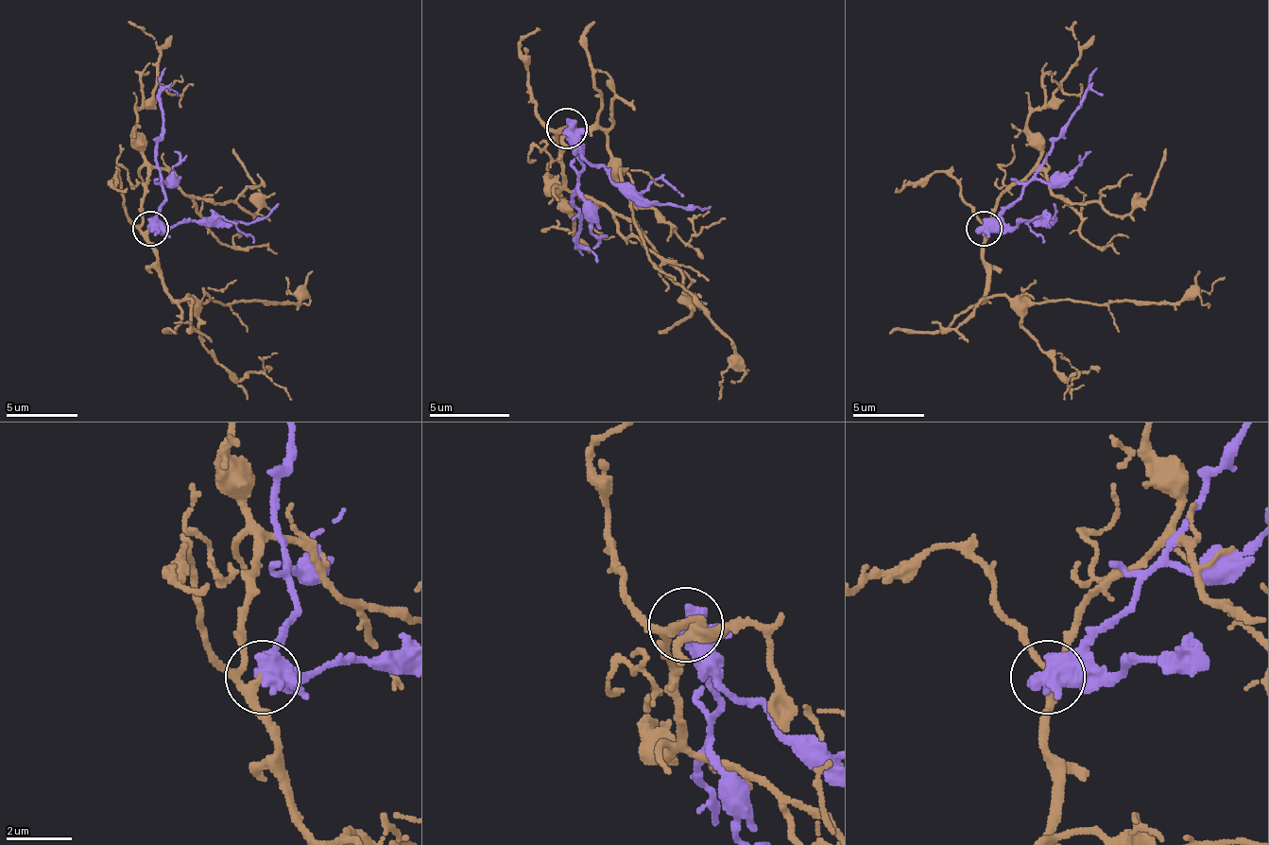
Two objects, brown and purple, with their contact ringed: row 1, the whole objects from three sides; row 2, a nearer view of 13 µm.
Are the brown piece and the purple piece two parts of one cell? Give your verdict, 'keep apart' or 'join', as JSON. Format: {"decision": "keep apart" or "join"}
{"decision": "keep apart"}

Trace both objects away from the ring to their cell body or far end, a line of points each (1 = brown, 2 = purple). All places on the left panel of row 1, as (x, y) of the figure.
1: (149, 227), (161, 284), (181, 299), (207, 302), (296, 302), (300, 299), (289, 291), (285, 277)
2: (149, 227), (163, 195), (157, 152), (163, 67)

